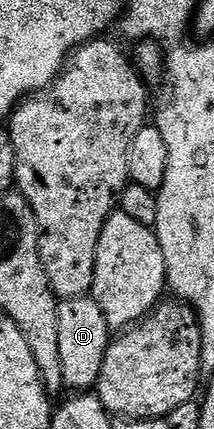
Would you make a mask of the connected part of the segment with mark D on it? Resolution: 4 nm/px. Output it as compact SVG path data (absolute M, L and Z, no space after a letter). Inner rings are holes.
M90 295L65 297L58 304L58 352L62 358L62 379L72 391L92 391L102 375L102 359L110 344L110 330L102 307Z

